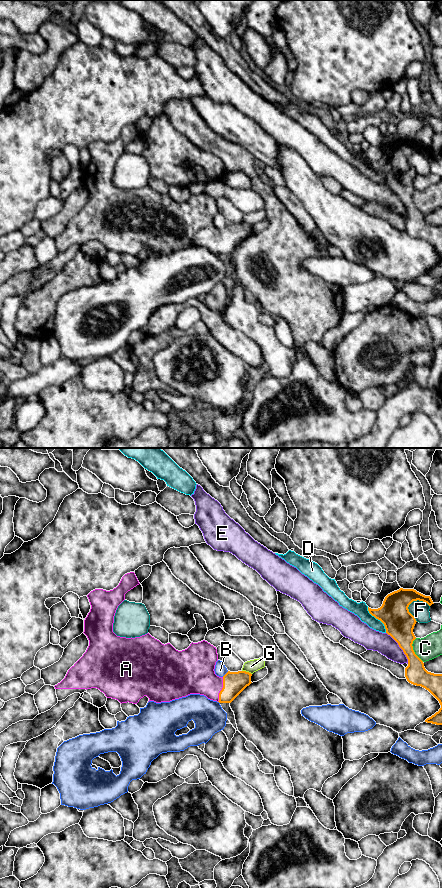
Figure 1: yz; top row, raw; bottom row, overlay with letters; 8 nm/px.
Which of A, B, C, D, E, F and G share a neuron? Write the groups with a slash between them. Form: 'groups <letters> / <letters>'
groups A / B / C / D / E / F / G

